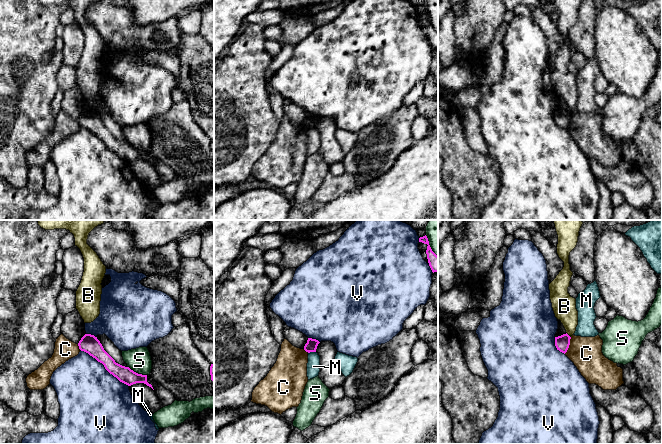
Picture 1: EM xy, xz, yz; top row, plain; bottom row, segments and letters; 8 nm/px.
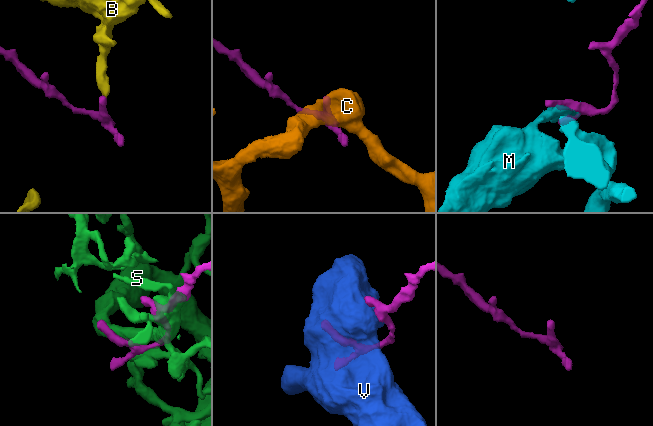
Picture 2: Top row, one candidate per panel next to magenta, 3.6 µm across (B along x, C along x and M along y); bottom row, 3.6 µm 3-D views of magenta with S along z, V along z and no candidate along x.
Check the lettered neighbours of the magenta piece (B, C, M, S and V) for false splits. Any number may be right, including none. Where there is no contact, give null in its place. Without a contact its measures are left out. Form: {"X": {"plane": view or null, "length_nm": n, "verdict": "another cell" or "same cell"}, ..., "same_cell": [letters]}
{"B": {"plane": "yz", "length_nm": 50, "verdict": "another cell"}, "C": {"plane": "yz", "length_nm": 150, "verdict": "another cell"}, "M": {"plane": "xz", "length_nm": 70, "verdict": "another cell"}, "S": {"plane": "xy", "length_nm": 180, "verdict": "another cell"}, "V": {"plane": "xy", "length_nm": 500, "verdict": "another cell"}, "same_cell": []}

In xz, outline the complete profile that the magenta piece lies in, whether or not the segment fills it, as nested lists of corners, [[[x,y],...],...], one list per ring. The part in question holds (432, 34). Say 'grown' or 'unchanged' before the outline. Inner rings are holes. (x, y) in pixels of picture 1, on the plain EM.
unchanged; [[[423,12],[419,14],[419,18],[422,18],[424,20],[427,20],[427,26],[426,26],[426,30],[427,30],[427,35],[428,35],[428,39],[429,42],[432,46],[432,48],[438,48],[438,32],[432,27],[430,21],[429,21],[429,17],[427,12]]]

